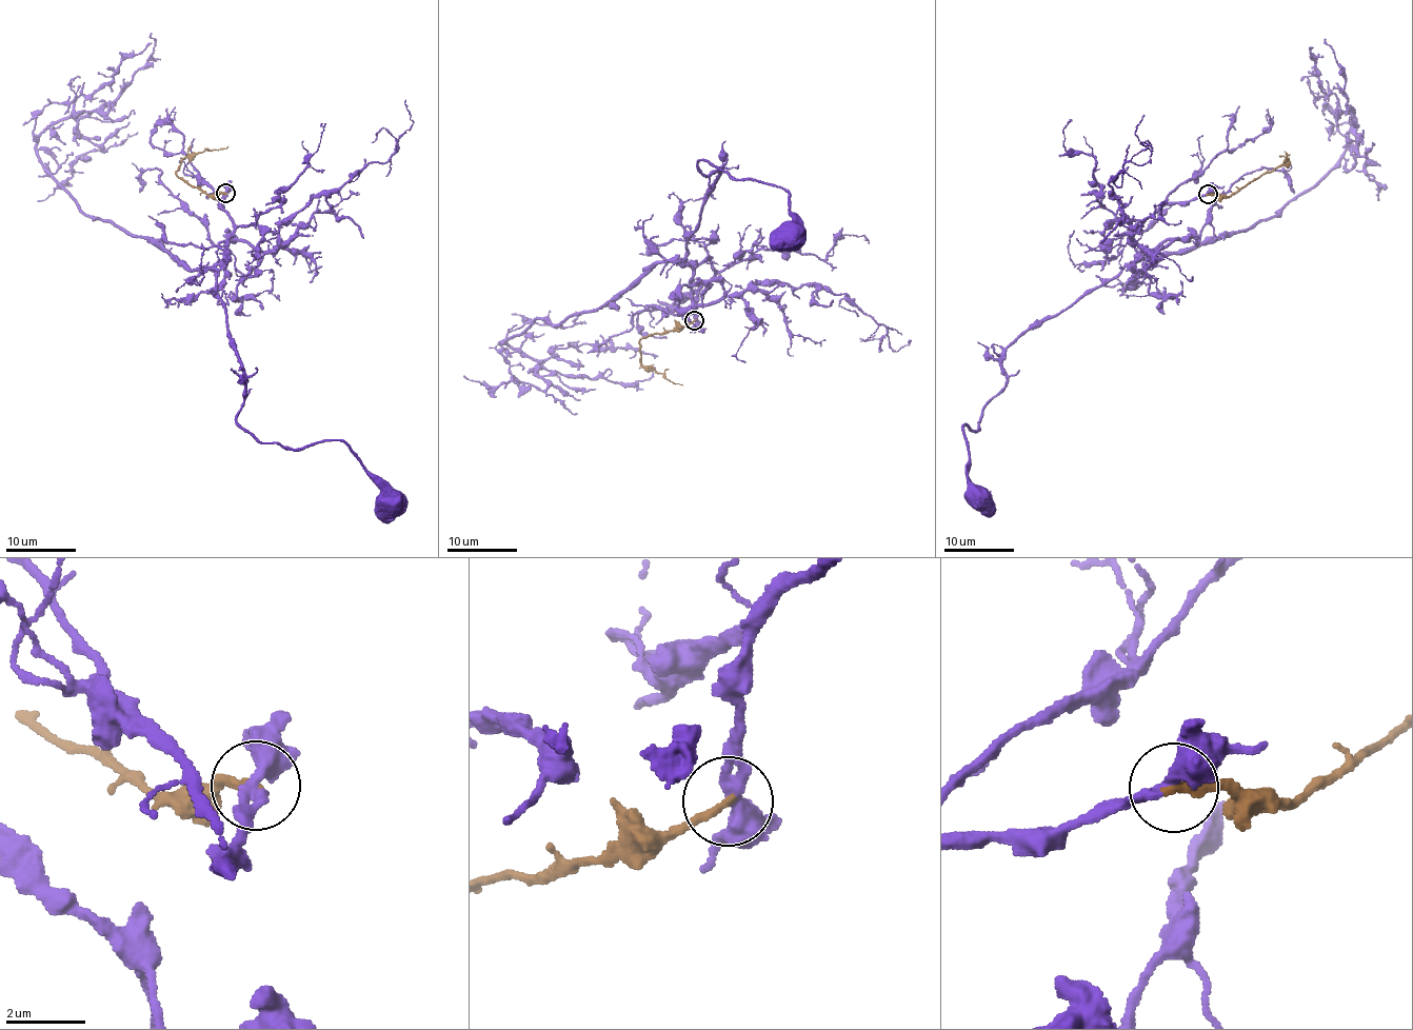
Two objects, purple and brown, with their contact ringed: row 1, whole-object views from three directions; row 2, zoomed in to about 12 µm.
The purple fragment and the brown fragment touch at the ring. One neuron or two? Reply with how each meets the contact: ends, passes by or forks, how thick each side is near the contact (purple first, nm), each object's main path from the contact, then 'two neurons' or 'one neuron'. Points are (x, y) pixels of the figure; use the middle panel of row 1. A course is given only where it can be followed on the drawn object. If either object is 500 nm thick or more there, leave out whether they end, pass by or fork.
purple passes by; brown ends; calibres 360 and 240 nm; course purple (695, 320), (715, 273), (684, 261), (685, 248), (720, 172), (705, 176), (699, 160), (787, 190), (790, 238); course brown (695, 320), (649, 334), (639, 341), (641, 364), (682, 385); one neuron

